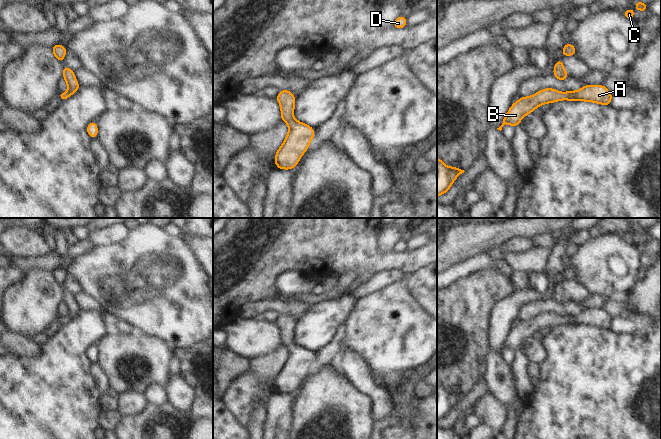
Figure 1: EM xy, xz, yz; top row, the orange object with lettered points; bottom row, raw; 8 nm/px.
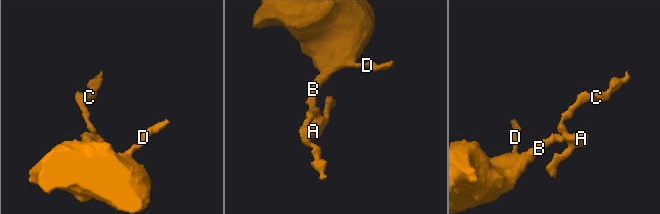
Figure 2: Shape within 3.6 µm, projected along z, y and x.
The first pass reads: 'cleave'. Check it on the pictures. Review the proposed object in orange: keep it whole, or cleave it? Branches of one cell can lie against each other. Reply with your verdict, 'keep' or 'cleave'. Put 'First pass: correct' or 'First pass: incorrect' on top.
First pass: incorrect
keep

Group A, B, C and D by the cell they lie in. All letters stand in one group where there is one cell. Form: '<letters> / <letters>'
A B C D

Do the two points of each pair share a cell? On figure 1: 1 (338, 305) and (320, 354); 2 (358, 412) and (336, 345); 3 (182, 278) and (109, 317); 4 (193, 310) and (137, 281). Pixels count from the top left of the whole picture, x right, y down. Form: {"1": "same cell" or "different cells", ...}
{"1": "different cells", "2": "different cells", "3": "different cells", "4": "same cell"}

